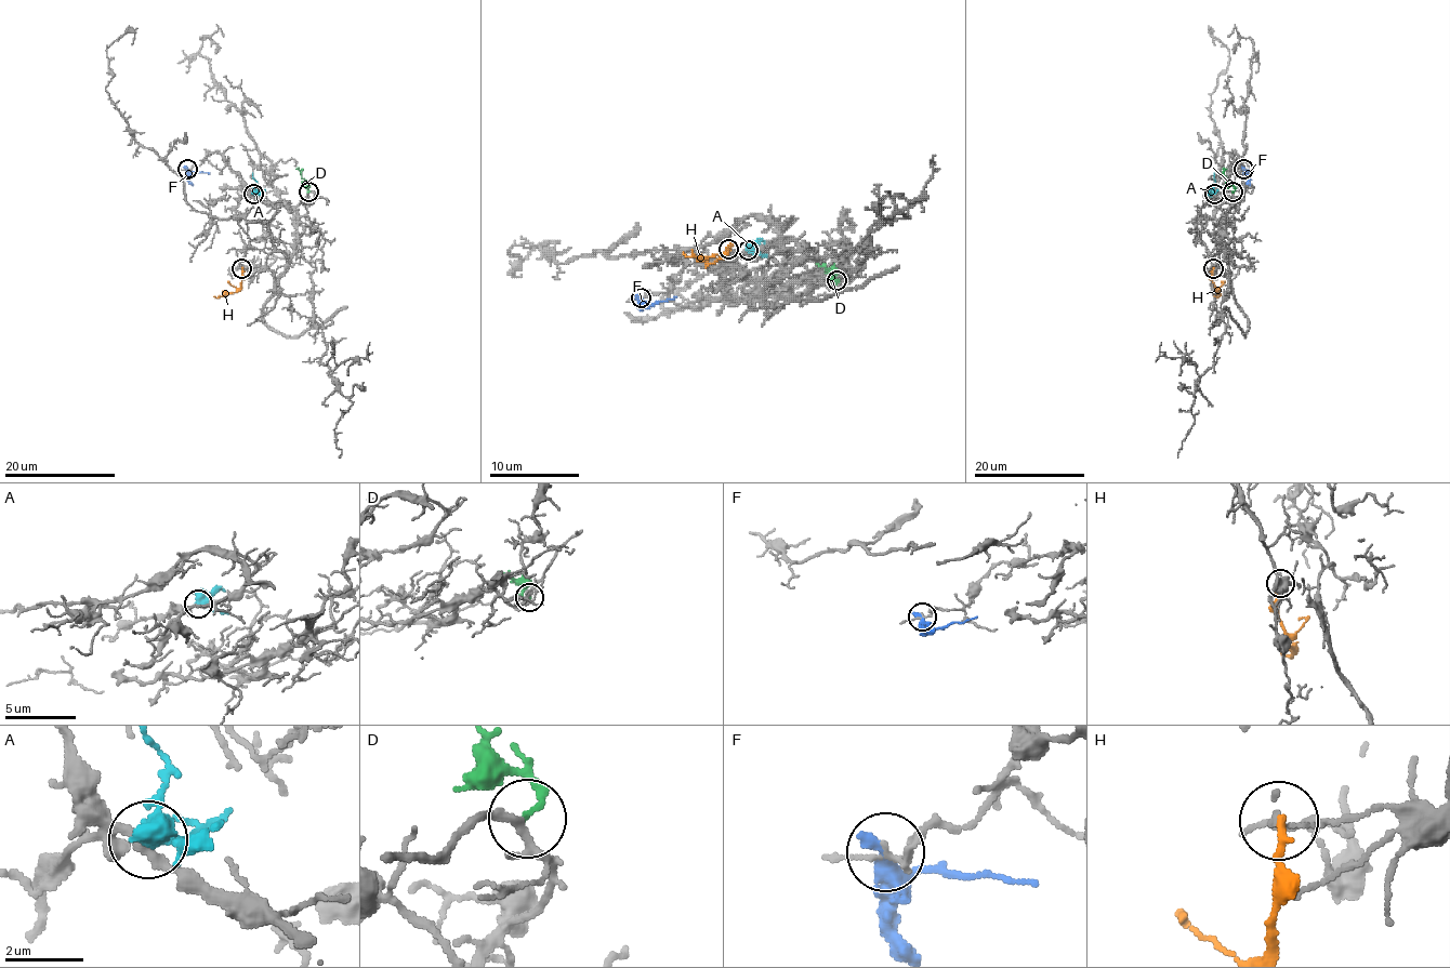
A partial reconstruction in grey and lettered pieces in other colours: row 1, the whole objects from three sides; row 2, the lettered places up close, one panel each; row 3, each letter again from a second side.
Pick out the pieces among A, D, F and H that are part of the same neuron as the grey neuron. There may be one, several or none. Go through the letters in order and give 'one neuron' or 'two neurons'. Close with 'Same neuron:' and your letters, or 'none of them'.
A: two neurons
D: one neuron
F: two neurons
H: two neurons
Same neuron: D

